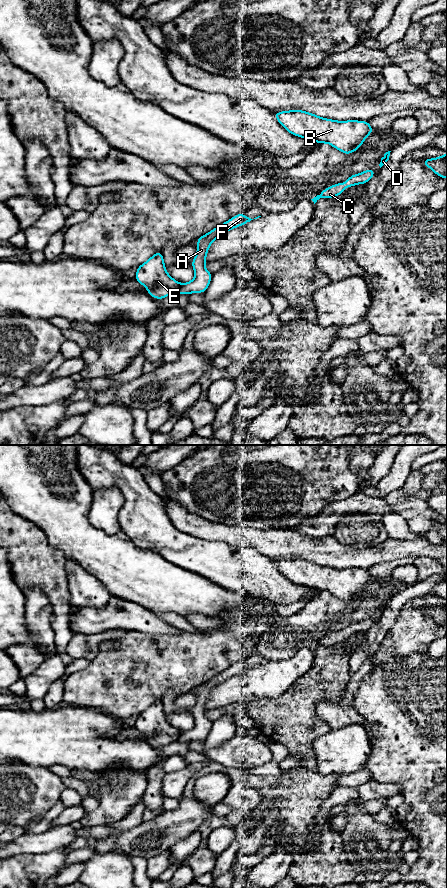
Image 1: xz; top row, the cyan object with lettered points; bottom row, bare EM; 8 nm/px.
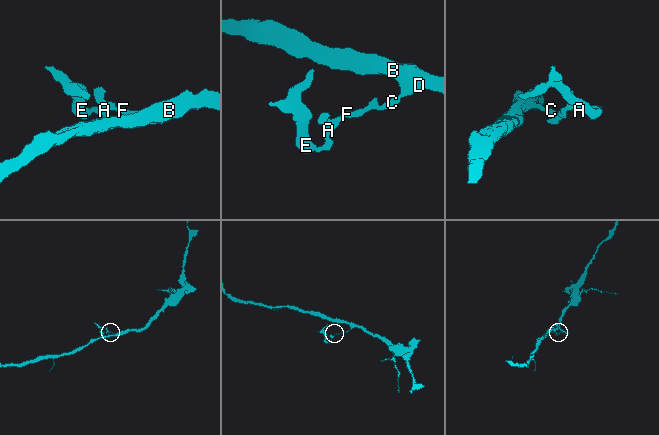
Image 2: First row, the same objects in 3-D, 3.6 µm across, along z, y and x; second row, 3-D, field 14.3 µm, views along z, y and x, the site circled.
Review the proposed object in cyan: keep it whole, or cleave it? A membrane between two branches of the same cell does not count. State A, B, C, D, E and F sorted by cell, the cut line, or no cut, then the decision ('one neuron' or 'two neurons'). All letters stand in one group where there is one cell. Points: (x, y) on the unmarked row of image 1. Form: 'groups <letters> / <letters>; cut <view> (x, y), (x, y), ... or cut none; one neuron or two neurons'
groups A B C D F / E; cut xz (180, 732), (176, 740); two neurons

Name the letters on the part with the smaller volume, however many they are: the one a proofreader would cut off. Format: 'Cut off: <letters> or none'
Cut off: E

